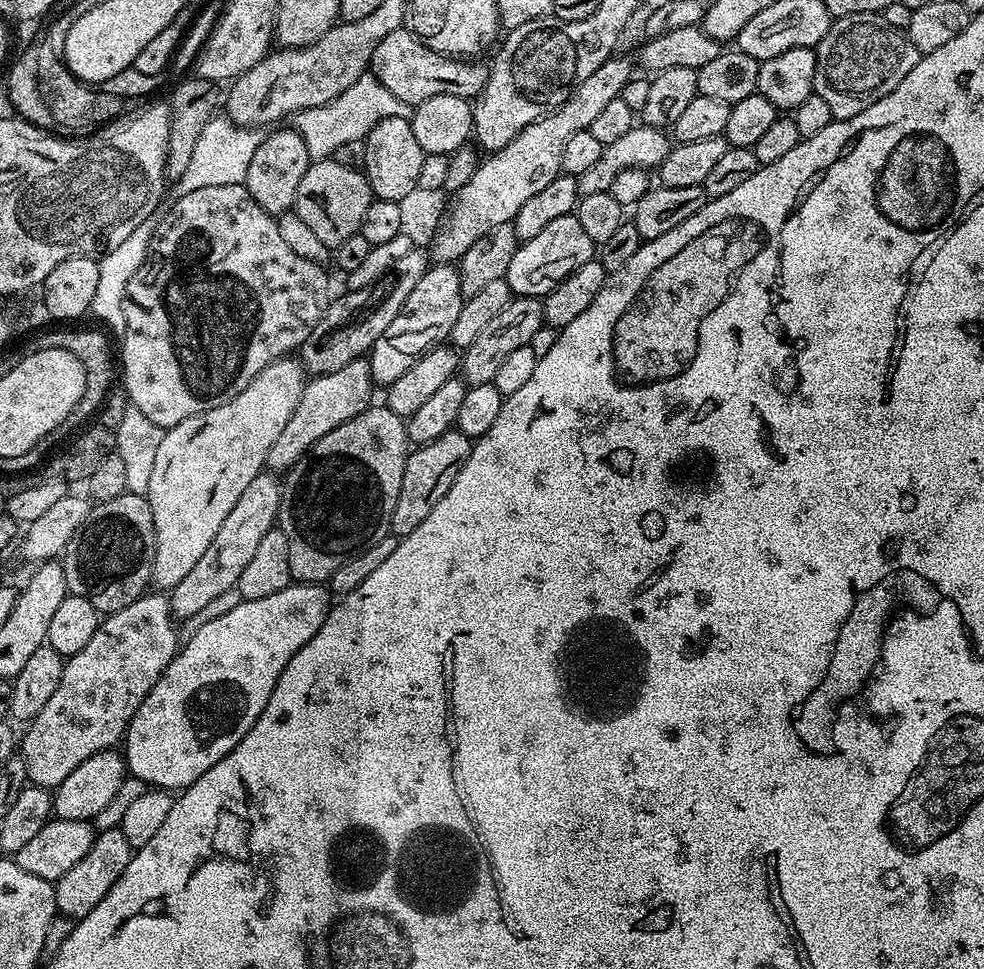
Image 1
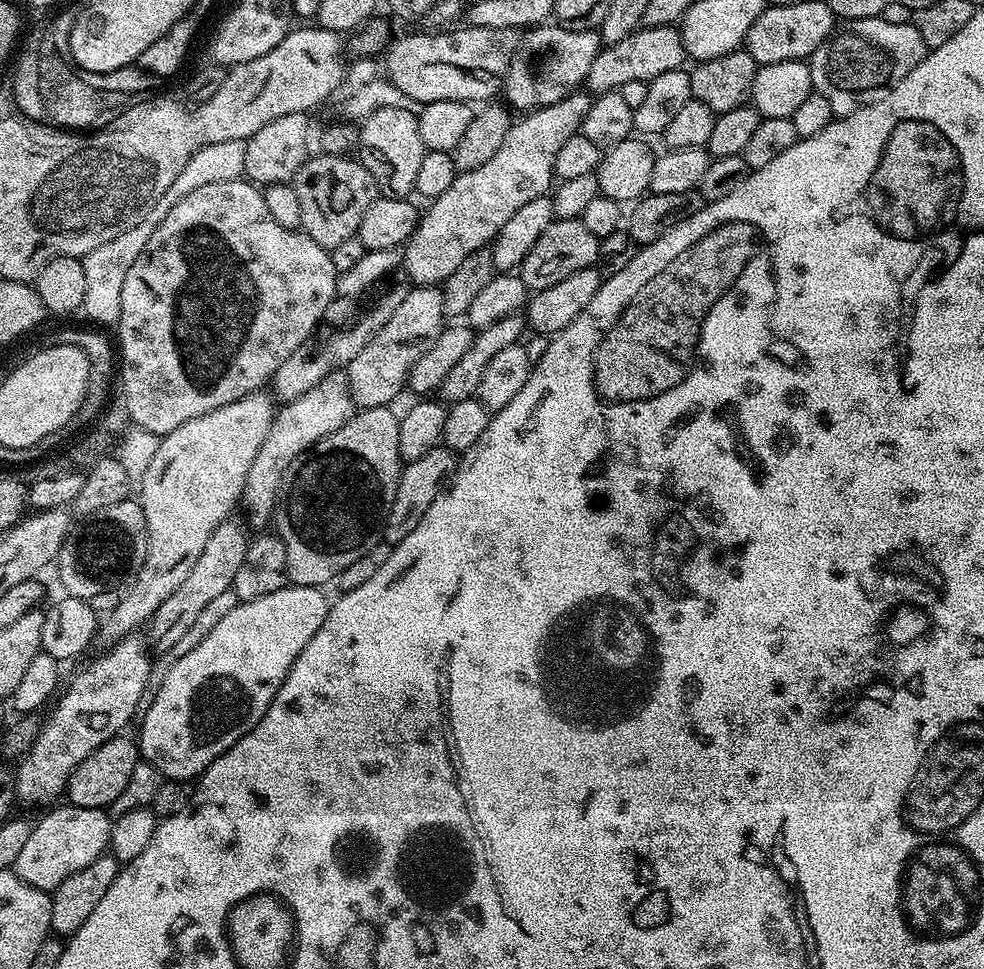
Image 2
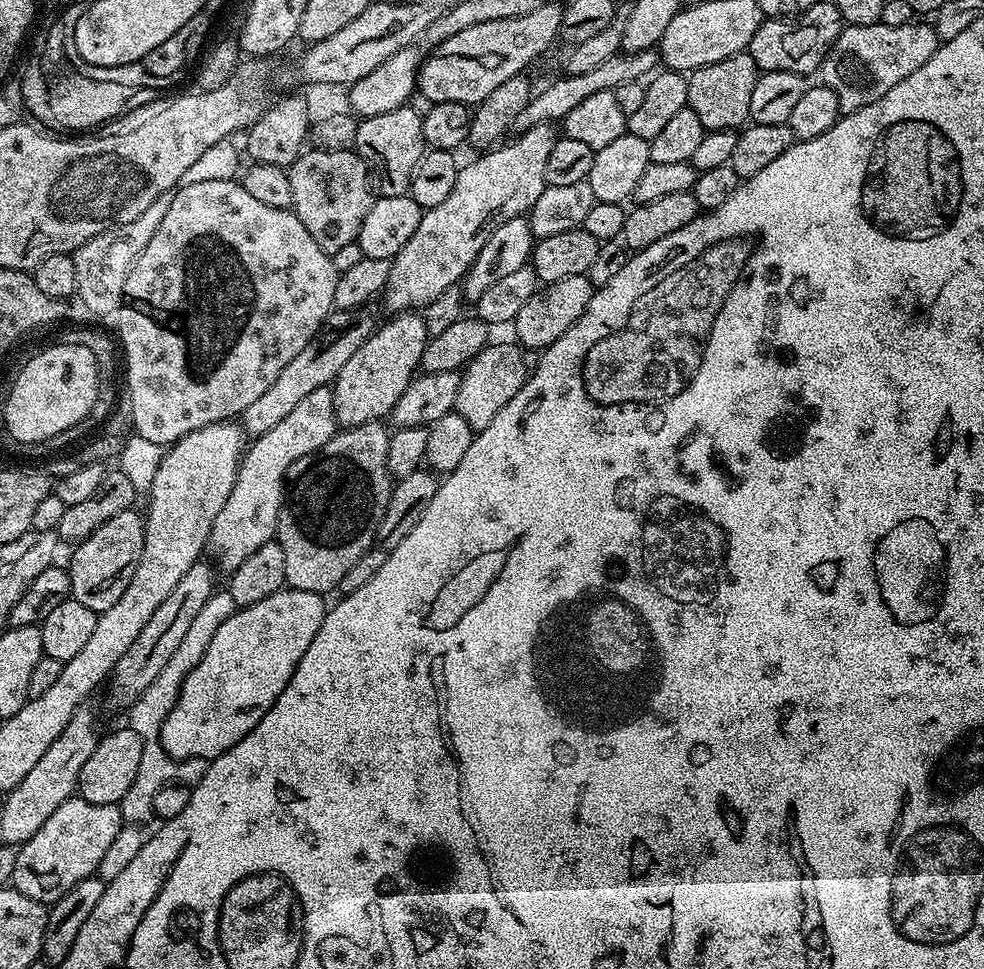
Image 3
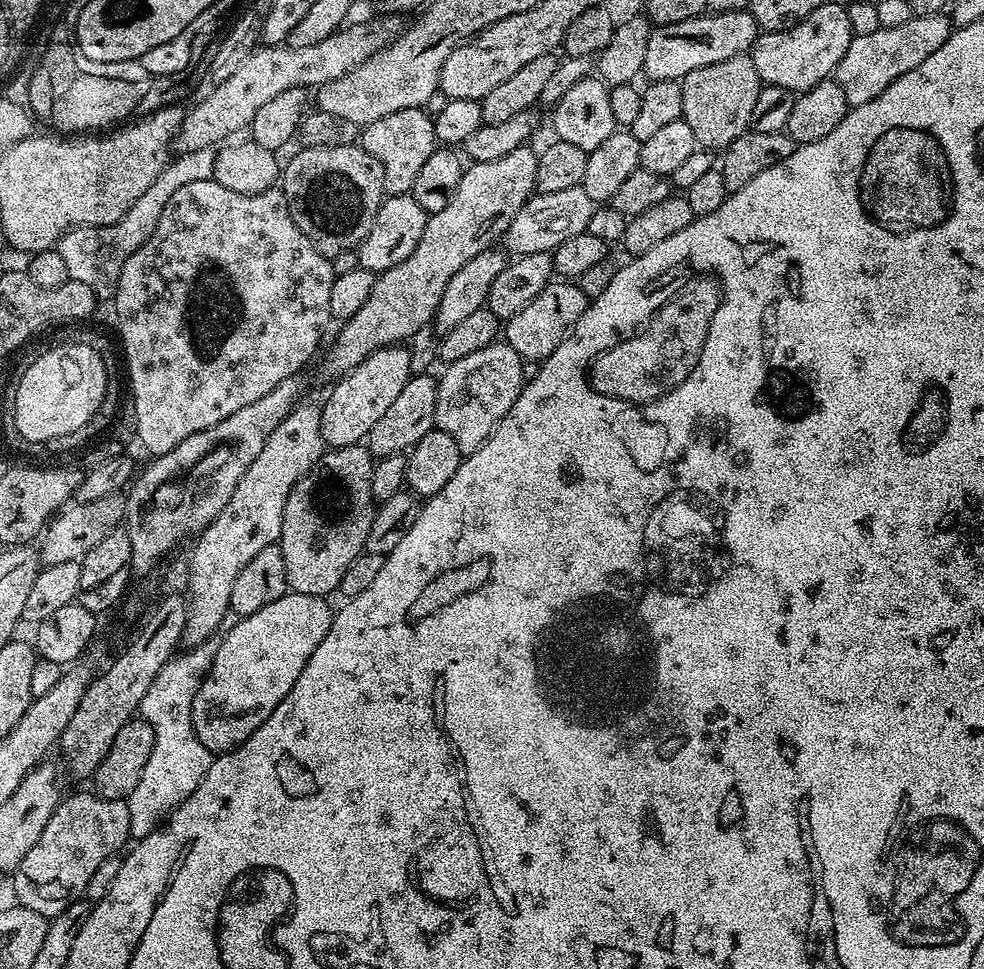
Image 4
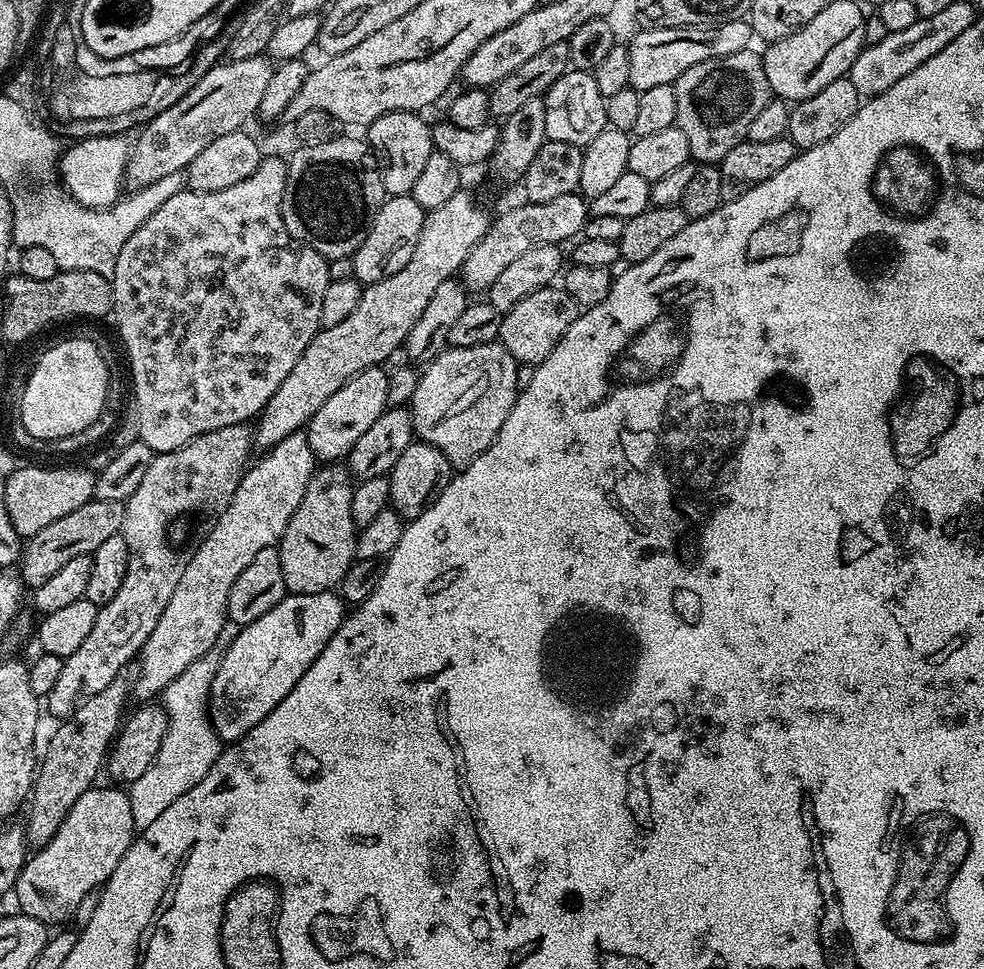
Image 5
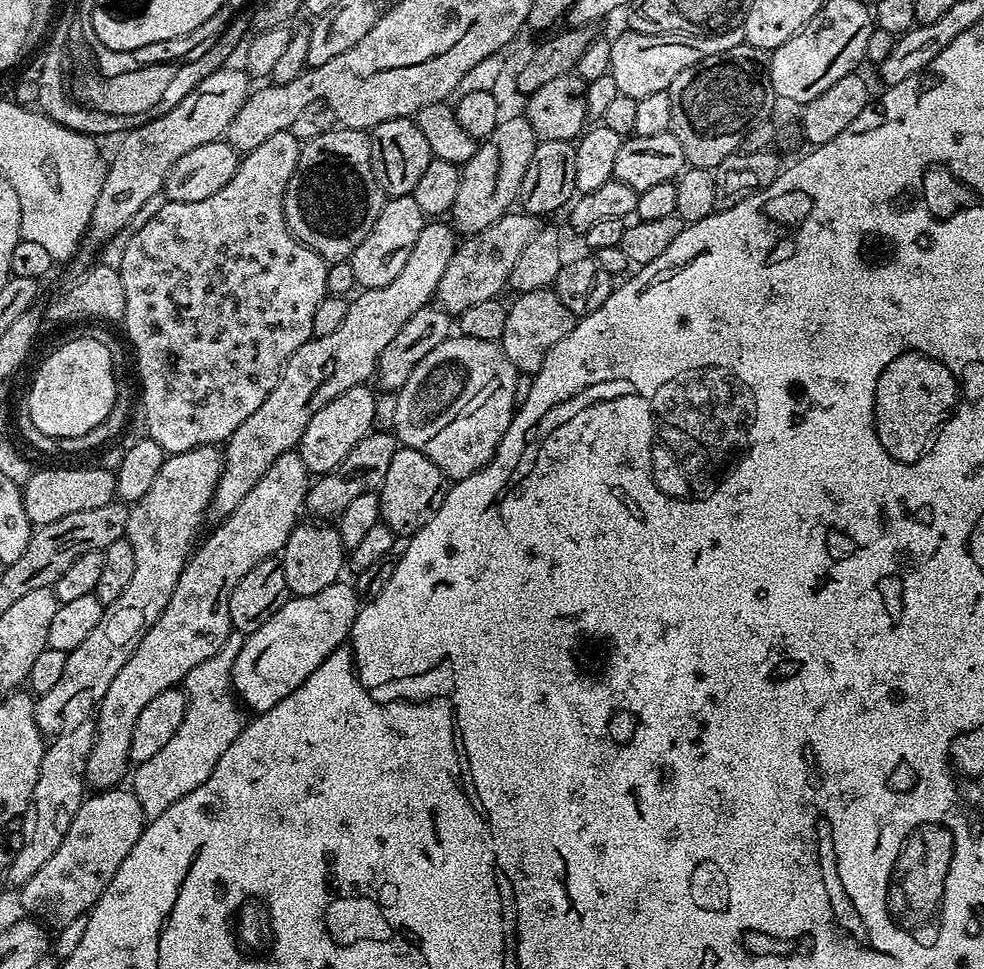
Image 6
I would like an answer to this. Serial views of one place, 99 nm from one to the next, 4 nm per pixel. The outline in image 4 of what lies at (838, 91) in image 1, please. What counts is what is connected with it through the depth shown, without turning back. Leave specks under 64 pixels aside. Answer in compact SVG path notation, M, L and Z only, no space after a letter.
M941 14L913 16L912 20L903 26L880 27L869 36L853 36L850 46L846 46L846 54L842 54L842 62L838 62L834 73L838 86L842 86L846 93L848 105L865 104L878 98L878 94L882 94L882 90L886 90L890 82L922 66L922 62L926 62L926 58L930 58L930 54L934 54L934 50L938 50L942 42L946 42L953 30L951 19Z

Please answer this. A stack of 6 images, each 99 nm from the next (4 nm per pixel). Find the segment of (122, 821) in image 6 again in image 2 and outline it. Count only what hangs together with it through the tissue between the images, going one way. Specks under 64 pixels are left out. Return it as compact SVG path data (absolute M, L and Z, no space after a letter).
M53 807L40 821L32 825L32 833L26 846L19 851L14 871L22 882L40 888L43 892L53 893L70 874L78 874L78 870L86 870L94 858L105 855L109 851L108 839L112 829L113 817L102 808L64 808Z

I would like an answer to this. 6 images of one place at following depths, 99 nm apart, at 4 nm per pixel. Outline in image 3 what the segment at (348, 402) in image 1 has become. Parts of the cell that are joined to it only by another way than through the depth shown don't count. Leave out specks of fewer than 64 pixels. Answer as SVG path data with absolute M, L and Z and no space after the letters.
M319 388L306 394L306 398L302 398L302 402L298 402L298 406L294 406L294 410L290 410L290 414L282 418L282 422L270 426L266 434L255 437L245 447L244 454L240 457L234 490L230 490L226 506L218 510L218 518L214 518L214 526L208 539L208 548L216 555L215 563L218 568L220 563L221 573L224 571L224 574L231 574L238 570L238 566L242 566L242 562L246 562L246 558L250 558L254 550L259 550L261 546L266 546L266 542L274 539L280 507L284 505L289 466L298 458L314 454L314 450L326 446L326 442L330 442L337 431L332 389Z

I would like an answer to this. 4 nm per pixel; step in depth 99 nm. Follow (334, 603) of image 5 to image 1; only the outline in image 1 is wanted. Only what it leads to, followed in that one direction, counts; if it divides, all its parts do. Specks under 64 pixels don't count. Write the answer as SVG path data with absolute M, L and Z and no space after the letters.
M293 582L288 587L270 594L270 598L241 600L234 610L218 618L210 618L202 630L198 630L189 640L183 641L176 657L166 666L158 682L146 694L142 706L134 714L124 733L122 751L129 773L141 780L145 786L155 786L161 790L183 790L189 788L214 762L226 758L234 746L258 722L274 686L286 670L290 658L318 634L322 622L328 617L330 592L318 584Z

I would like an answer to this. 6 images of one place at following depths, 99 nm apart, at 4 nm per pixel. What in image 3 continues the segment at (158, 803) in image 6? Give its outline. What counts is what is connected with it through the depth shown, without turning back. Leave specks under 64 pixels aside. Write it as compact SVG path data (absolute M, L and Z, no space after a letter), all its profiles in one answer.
M226 590L213 591L212 597L198 610L194 623L186 630L182 642L178 642L178 647L174 649L174 654L170 654L170 659L166 661L166 666L162 666L161 672L155 676L154 682L142 690L142 694L127 709L127 727L135 730L144 740L142 746L142 763L138 766L138 774L134 777L134 783L130 785L130 790L120 799L118 805L125 824L143 825L143 820L148 820L152 816L152 807L156 804L156 795L160 792L163 784L168 784L171 780L185 780L188 786L195 786L203 778L207 770L209 761L206 760L174 760L166 754L166 750L160 744L160 727L164 725L164 719L170 714L172 707L178 702L178 694L186 674L202 662L202 654L206 654L206 646L210 646L210 638L214 638L218 626L226 622L236 613L236 603L231 594Z

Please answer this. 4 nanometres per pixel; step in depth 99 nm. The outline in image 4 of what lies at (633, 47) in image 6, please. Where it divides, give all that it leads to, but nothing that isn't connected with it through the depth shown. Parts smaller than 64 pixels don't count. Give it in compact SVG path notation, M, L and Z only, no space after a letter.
M751 11L718 12L714 16L699 16L686 22L674 22L653 27L646 42L646 62L643 75L653 80L683 80L690 70L726 62L726 58L743 56L752 47L758 35L758 25Z

